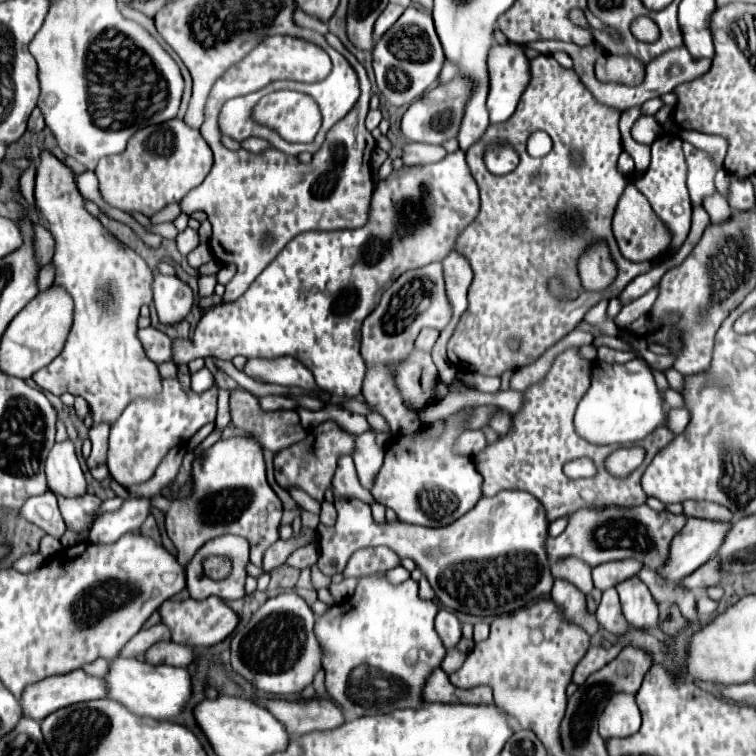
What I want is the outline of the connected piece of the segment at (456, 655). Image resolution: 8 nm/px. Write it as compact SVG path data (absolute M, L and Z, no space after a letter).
M456 648L449 649L444 656L444 660L442 660L442 670L446 672L446 674L452 674L454 670L458 670L460 666L462 666L462 662L466 660L466 654L460 652Z

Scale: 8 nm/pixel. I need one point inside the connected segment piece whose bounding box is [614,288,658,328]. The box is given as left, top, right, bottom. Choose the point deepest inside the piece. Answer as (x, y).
(629, 313)

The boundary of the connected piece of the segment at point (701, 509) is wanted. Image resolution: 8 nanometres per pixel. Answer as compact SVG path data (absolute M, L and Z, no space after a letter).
M684 502L684 514L690 518L702 518L702 520L712 520L712 522L734 520L730 510L722 510L722 506L714 506L712 502Z

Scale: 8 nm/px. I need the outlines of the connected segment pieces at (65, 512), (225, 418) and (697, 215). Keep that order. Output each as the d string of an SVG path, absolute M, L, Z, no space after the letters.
M88 492L84 496L76 496L76 498L66 498L62 494L56 494L56 498L58 498L62 518L64 518L66 526L72 530L86 528L86 522L92 522L92 516L100 504L100 500Z
M218 388L218 418L216 418L216 426L222 430L228 422L230 422L230 414L228 414L228 390Z
M694 206L694 210L692 210L692 220L694 220L692 228L704 230L704 226L708 224L708 212L706 212L702 206Z

